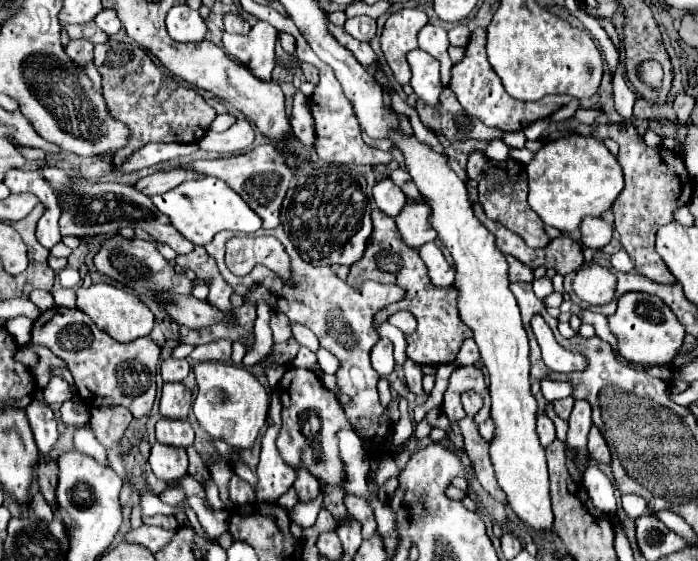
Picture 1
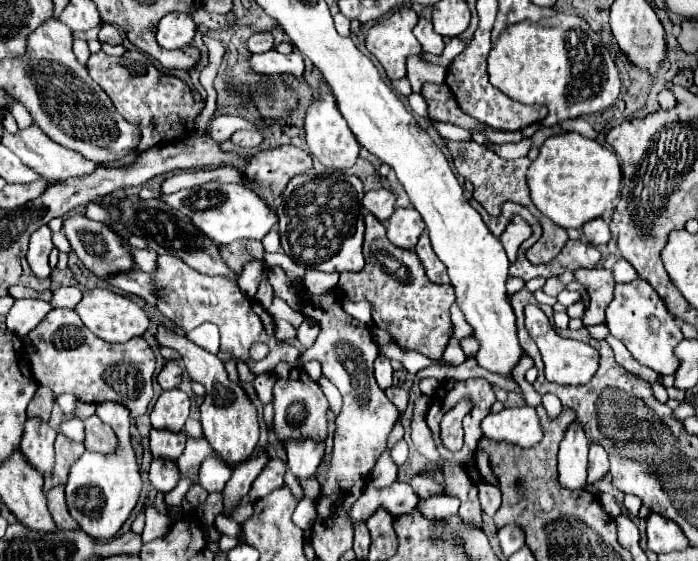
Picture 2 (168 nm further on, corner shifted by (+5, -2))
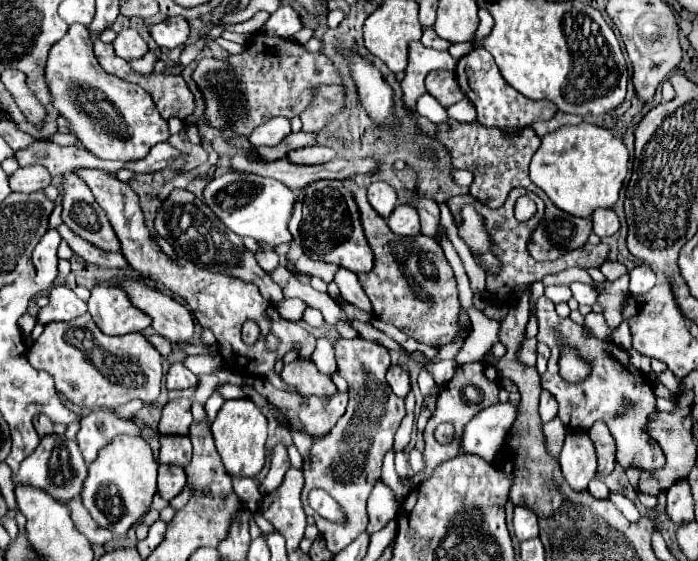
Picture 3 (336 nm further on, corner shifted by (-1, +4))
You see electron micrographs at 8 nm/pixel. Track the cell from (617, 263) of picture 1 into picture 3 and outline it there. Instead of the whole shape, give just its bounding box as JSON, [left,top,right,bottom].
[629,264,657,296]

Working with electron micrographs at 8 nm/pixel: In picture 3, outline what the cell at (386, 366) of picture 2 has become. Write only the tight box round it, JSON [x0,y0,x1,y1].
[387,366,411,398]

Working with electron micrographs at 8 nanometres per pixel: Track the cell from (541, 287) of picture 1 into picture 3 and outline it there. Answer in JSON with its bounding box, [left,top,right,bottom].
[545,286,573,304]

